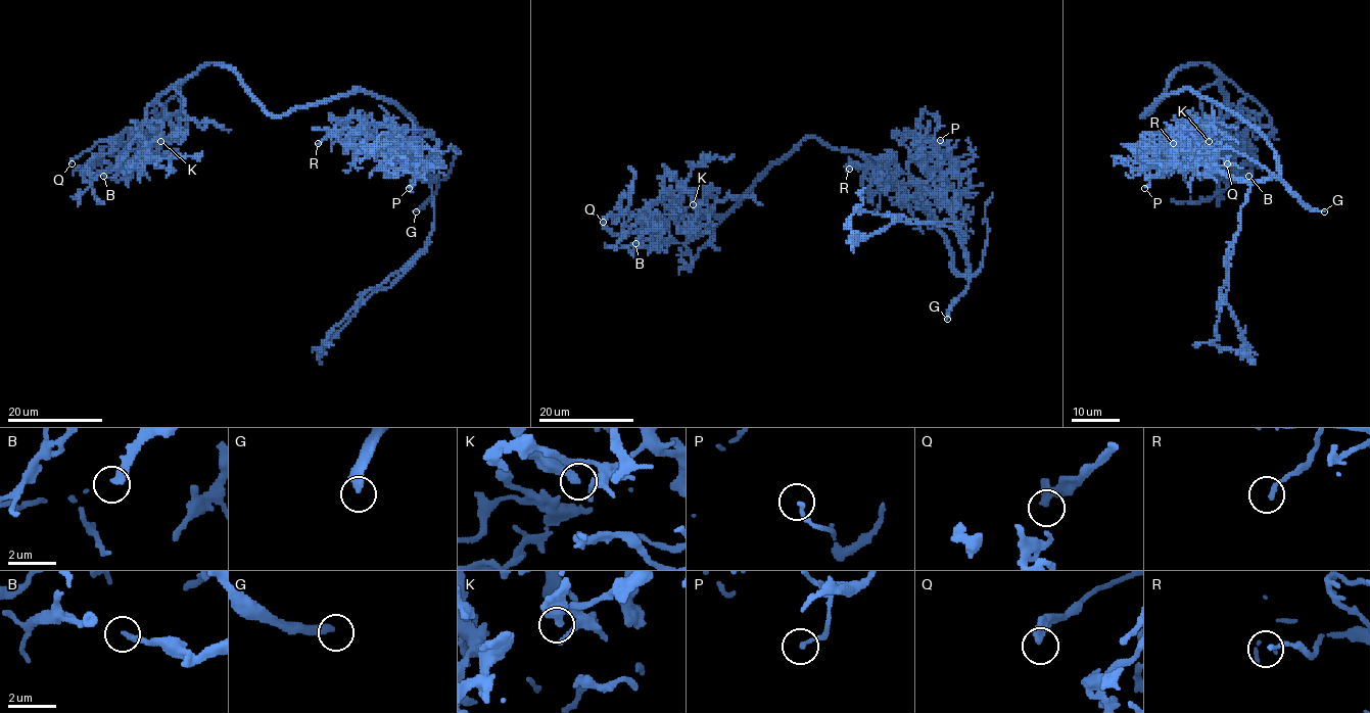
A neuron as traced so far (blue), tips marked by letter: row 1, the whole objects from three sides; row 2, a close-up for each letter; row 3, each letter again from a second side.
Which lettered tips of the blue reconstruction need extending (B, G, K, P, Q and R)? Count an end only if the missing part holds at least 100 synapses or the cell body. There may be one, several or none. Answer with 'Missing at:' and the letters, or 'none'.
Missing at: G

